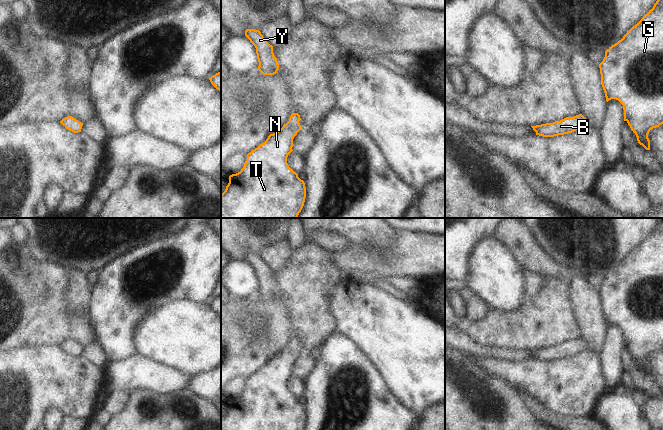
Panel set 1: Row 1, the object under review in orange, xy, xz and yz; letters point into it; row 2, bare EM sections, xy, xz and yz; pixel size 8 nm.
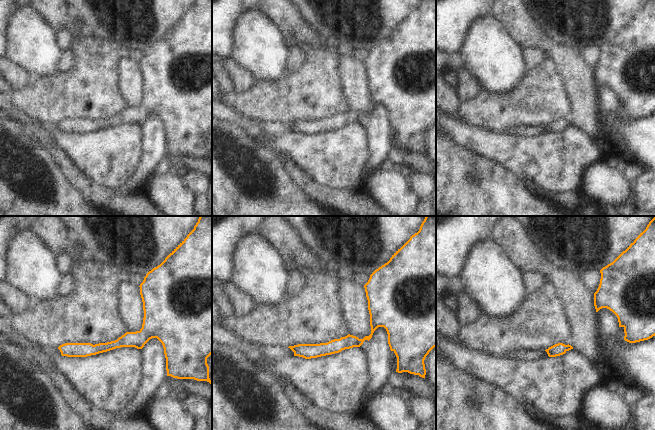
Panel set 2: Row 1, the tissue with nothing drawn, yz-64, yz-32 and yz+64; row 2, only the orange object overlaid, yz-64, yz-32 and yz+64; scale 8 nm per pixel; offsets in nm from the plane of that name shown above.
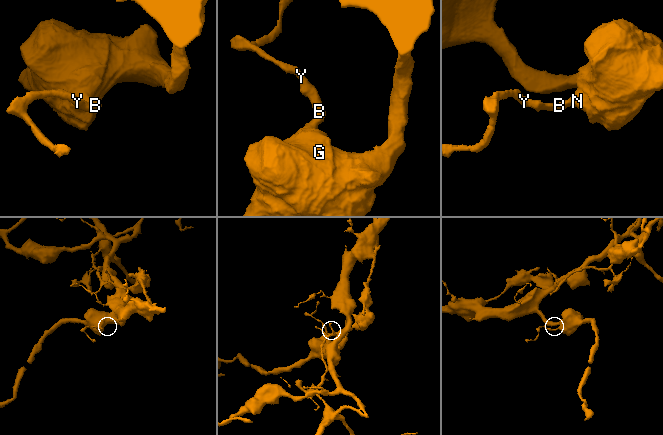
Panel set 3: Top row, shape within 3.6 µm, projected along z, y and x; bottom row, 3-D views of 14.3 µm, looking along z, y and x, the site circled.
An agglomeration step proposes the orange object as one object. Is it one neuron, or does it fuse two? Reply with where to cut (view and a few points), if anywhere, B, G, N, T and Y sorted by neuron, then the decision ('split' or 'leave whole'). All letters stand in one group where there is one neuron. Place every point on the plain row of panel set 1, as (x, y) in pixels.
no cut; B G N T Y; leave whole

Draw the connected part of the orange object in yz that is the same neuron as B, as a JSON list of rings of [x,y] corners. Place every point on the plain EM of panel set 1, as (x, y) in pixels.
[[[576,339],[572,341],[566,341],[560,345],[553,347],[546,347],[536,350],[531,350],[536,356],[536,359],[543,361],[554,361],[558,359],[564,359],[576,355],[580,351],[585,351],[586,342],[582,339]]]

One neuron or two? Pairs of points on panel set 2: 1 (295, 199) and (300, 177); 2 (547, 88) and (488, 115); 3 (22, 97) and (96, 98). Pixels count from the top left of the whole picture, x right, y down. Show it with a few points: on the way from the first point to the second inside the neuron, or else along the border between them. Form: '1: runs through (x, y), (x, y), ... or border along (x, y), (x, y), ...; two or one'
1: border along (285, 168), (292, 181), (307, 196), (317, 202); two
2: runs through (532, 103), (503, 111); one
3: runs through (40, 98), (78, 98); one

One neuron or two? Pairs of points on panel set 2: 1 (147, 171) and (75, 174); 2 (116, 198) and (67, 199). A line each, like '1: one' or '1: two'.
1: two
2: two

